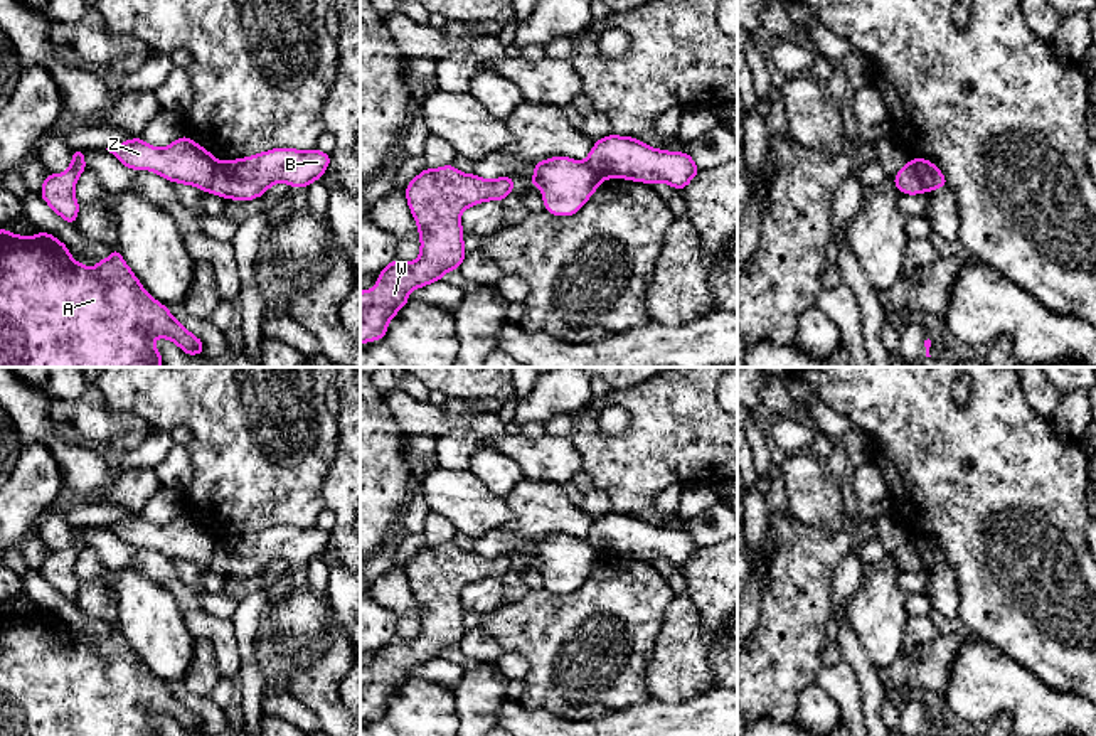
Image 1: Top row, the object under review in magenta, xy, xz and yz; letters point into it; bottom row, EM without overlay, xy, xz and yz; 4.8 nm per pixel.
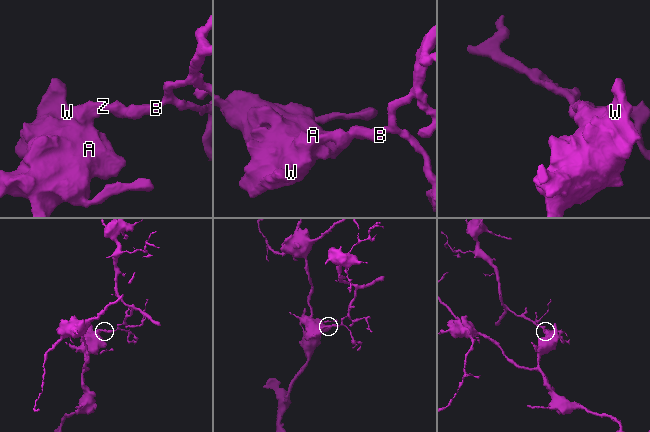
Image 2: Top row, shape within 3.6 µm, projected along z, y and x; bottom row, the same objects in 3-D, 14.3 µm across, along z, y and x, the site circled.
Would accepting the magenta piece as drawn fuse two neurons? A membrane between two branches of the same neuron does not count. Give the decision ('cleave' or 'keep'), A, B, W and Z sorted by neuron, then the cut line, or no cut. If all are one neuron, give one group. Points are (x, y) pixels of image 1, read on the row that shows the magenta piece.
cleave | A W Z / B | yz (911, 160), (923, 191)

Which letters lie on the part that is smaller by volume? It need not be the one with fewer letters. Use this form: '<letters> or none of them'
B

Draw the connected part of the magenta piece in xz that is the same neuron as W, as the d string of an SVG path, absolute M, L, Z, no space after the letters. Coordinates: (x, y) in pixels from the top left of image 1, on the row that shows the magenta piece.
M453 165L424 168L409 182L406 199L419 229L421 253L414 263L396 258L379 273L372 290L360 291L360 344L386 337L387 323L407 305L412 290L458 269L466 256L461 212L478 202L502 200L510 192L513 177L485 180Z

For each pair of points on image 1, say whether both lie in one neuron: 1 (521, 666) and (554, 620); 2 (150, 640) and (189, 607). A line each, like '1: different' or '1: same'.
1: different
2: different

